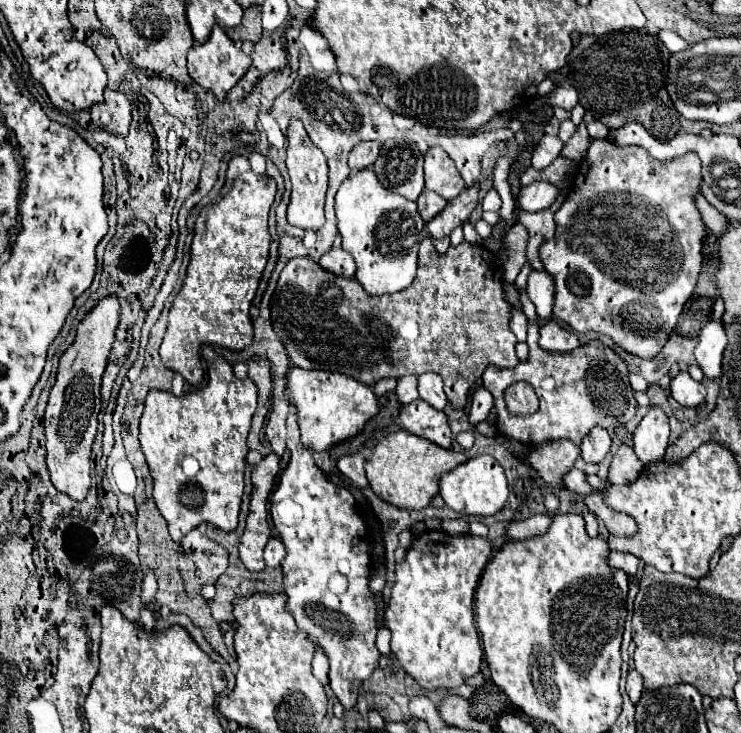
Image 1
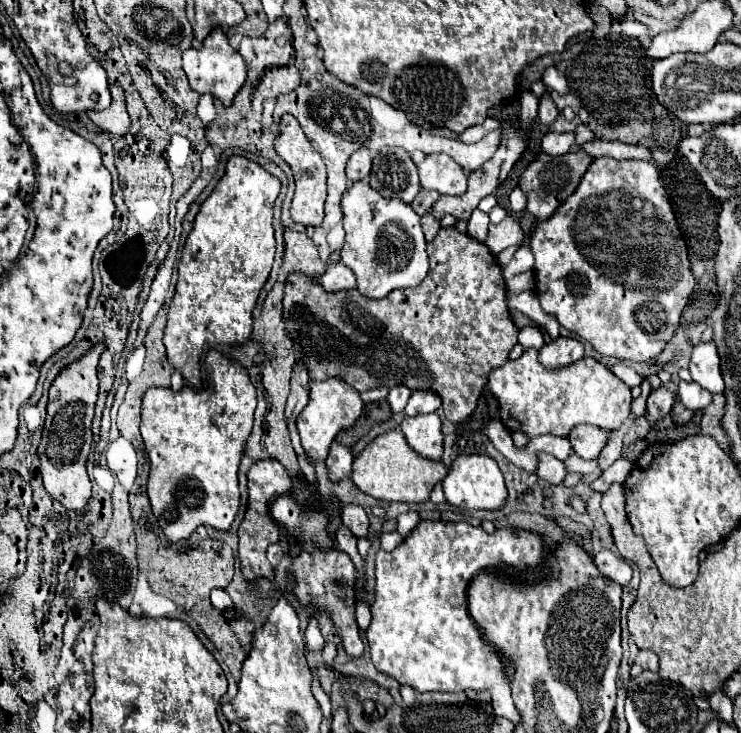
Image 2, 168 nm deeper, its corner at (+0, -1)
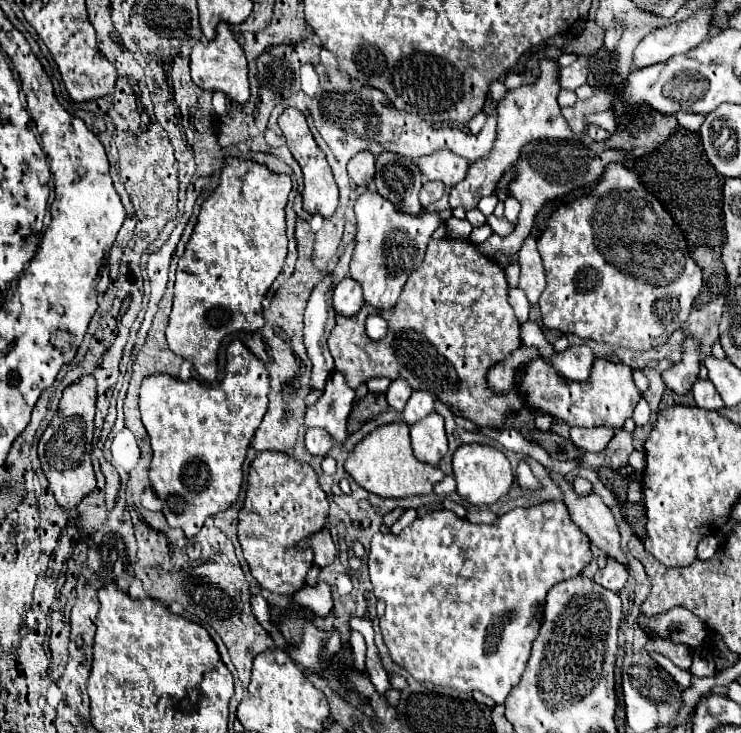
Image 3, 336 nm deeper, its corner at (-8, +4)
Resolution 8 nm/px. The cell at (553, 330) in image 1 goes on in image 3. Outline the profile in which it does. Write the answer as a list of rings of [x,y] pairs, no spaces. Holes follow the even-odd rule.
[[[572,345],[564,351],[558,351],[550,357],[552,367],[574,381],[586,381],[590,375],[590,367],[594,361],[594,353],[588,345]]]

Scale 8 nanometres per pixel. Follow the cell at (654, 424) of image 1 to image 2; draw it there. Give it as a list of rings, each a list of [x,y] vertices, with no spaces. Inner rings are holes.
[[[656,388],[650,396],[648,396],[648,408],[646,408],[646,412],[648,412],[648,420],[650,422],[654,422],[654,420],[658,420],[658,418],[662,418],[662,416],[668,416],[670,414],[670,410],[672,410],[672,406],[674,406],[674,402],[676,402],[676,392],[670,392],[668,388]]]

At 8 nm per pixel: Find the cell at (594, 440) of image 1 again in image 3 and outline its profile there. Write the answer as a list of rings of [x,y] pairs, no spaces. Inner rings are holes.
[[[572,427],[570,429],[572,443],[584,451],[594,451],[594,453],[606,449],[612,437],[614,437],[614,431],[610,427],[590,427],[590,429]]]

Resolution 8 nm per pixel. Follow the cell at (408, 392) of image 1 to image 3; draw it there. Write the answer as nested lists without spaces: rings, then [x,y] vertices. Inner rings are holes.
[[[394,379],[386,391],[388,405],[396,411],[404,411],[404,405],[410,399],[410,395],[412,395],[412,389],[404,379]]]

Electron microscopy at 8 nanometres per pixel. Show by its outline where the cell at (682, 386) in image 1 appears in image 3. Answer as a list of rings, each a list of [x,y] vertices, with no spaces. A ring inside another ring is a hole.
[[[698,379],[692,387],[692,395],[694,395],[694,401],[698,407],[702,409],[710,409],[710,411],[718,411],[724,407],[724,401],[722,397],[718,395],[716,387],[708,381],[708,379]]]

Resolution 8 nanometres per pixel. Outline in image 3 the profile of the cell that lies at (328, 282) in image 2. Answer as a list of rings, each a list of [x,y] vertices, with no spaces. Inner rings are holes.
[[[344,277],[336,287],[334,287],[334,309],[340,315],[354,315],[354,311],[358,311],[364,303],[362,299],[362,287],[358,281],[354,281],[352,277]]]

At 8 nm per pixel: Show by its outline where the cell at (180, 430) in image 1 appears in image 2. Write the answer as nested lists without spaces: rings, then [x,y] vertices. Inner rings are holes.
[[[210,350],[206,356],[206,372],[206,388],[182,388],[180,392],[174,392],[172,388],[154,386],[148,388],[142,396],[140,432],[150,458],[148,496],[152,512],[158,518],[158,524],[170,542],[188,538],[200,524],[218,530],[228,530],[240,506],[236,472],[244,454],[244,444],[252,430],[252,418],[256,410],[256,388],[240,362],[226,358],[216,350]]]

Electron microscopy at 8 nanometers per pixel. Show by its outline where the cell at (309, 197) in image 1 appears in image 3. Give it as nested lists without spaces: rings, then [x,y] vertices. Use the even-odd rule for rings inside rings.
[[[288,107],[278,117],[278,125],[280,125],[280,129],[282,129],[284,137],[286,137],[288,149],[292,151],[294,159],[298,161],[298,165],[302,167],[302,173],[304,173],[304,191],[302,191],[302,195],[304,195],[304,211],[320,213],[322,217],[334,215],[334,211],[338,207],[338,187],[334,183],[334,177],[332,177],[332,171],[330,171],[330,165],[326,161],[324,151],[316,145],[316,141],[312,137],[312,131],[306,125],[306,117],[296,107]]]

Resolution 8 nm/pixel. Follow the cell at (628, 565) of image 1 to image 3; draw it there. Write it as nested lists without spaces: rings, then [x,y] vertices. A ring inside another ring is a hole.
[[[606,557],[606,565],[604,565],[602,571],[600,569],[596,571],[594,581],[600,583],[602,587],[606,587],[606,589],[620,591],[624,587],[624,583],[626,583],[628,575],[630,575],[630,571],[628,571],[628,567],[624,563],[616,561],[614,557]]]

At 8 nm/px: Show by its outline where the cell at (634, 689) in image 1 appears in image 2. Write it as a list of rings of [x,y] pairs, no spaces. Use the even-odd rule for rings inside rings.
[[[640,650],[640,654],[636,656],[636,660],[634,660],[634,664],[632,664],[630,676],[638,676],[638,672],[644,672],[644,670],[654,670],[654,672],[658,672],[658,656],[654,656],[654,652]]]

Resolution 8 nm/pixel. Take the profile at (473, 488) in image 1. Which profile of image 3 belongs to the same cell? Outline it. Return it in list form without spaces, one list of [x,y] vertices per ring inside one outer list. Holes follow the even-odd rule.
[[[460,445],[452,455],[452,467],[458,483],[458,495],[472,505],[496,503],[500,497],[508,495],[514,483],[510,461],[500,449],[490,445]]]

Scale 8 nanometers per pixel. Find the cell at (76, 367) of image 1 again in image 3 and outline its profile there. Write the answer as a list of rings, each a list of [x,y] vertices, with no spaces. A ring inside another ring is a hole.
[[[92,375],[82,377],[80,381],[68,385],[58,403],[58,413],[50,421],[48,429],[40,437],[38,455],[42,461],[44,475],[50,483],[50,489],[64,509],[76,507],[92,489],[96,487],[96,475],[92,469],[90,453],[94,443],[94,409],[96,409],[96,379]]]

